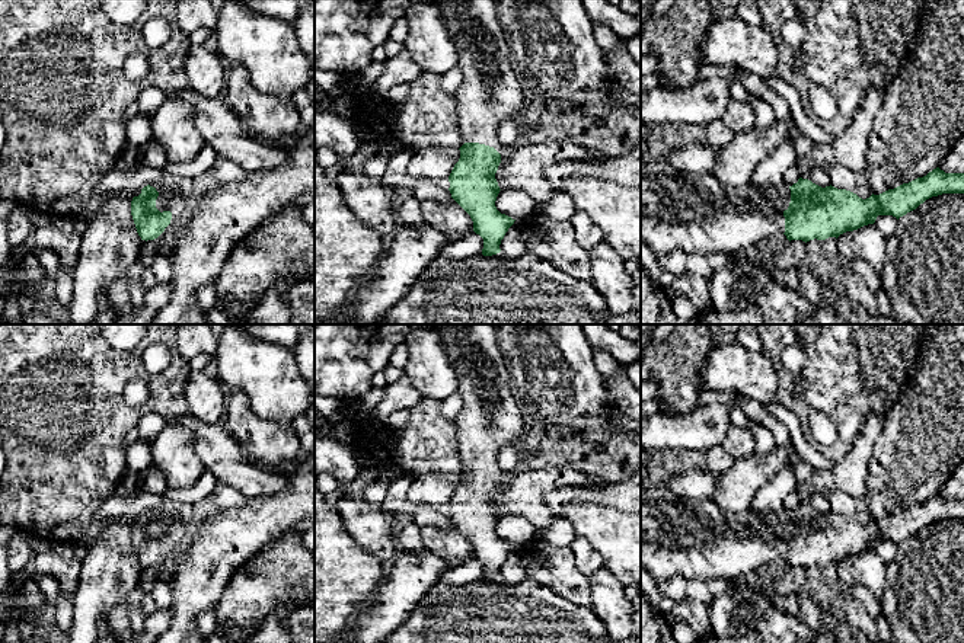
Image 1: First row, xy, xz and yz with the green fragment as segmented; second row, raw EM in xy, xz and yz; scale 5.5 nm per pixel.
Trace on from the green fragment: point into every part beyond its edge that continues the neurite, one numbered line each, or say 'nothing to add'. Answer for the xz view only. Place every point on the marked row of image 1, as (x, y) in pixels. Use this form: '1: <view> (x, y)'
1: xz (491, 90)

